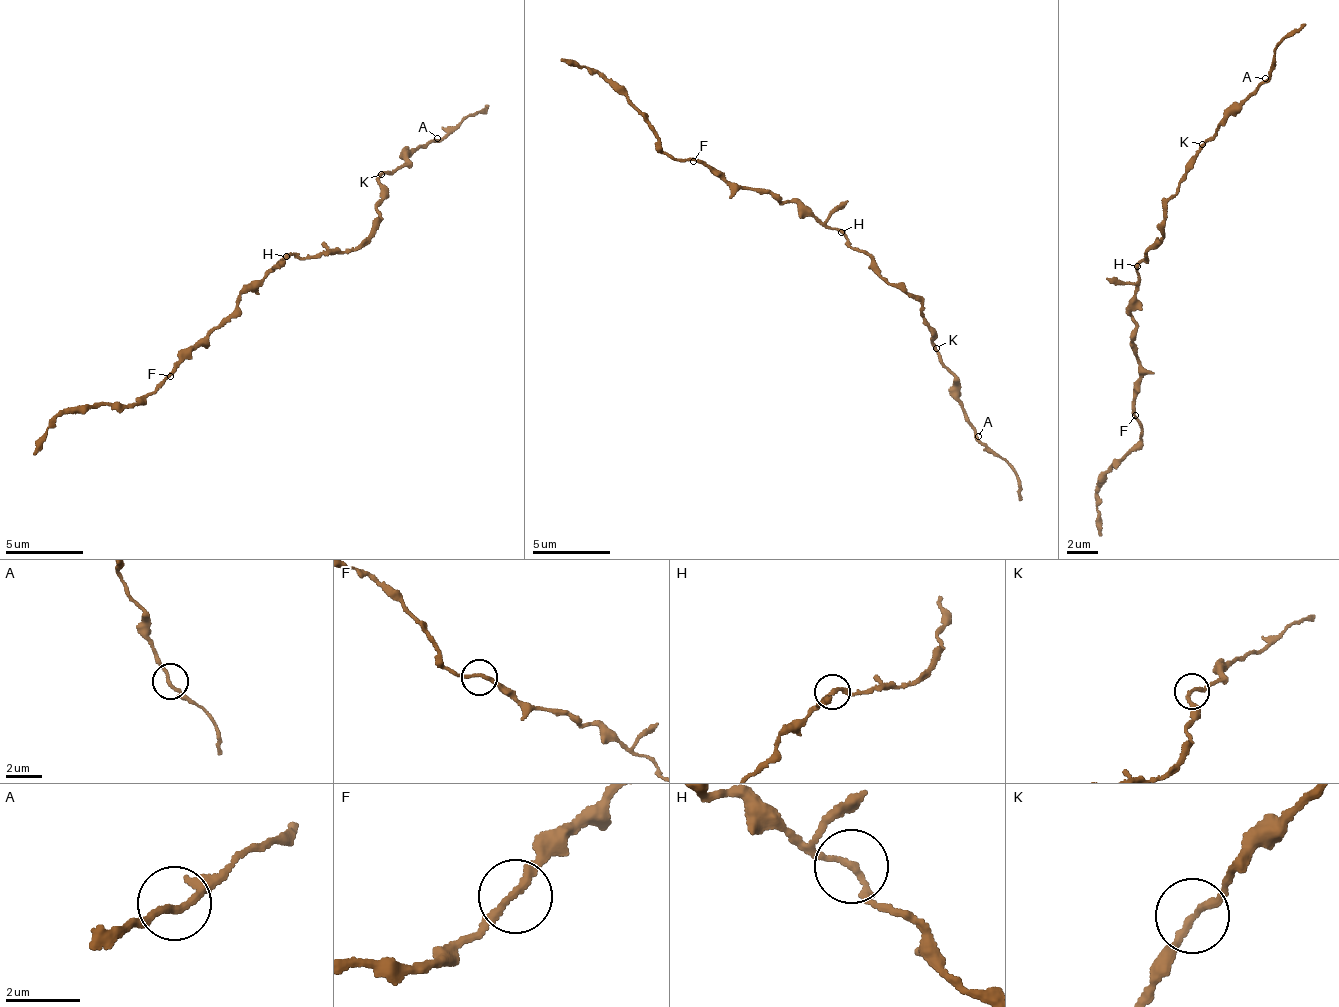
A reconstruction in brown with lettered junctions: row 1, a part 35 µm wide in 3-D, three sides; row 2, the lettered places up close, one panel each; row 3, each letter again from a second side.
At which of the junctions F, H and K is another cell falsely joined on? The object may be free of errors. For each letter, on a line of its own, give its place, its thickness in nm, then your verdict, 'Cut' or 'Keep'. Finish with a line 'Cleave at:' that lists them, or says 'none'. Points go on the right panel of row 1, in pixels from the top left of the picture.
F: Place: (1135, 415). Thickness 180 nm. Keep
H: Place: (1137, 266). Thickness 170 nm. Keep
K: Place: (1202, 144). Thickness 180 nm. Keep
Cleave at: none

